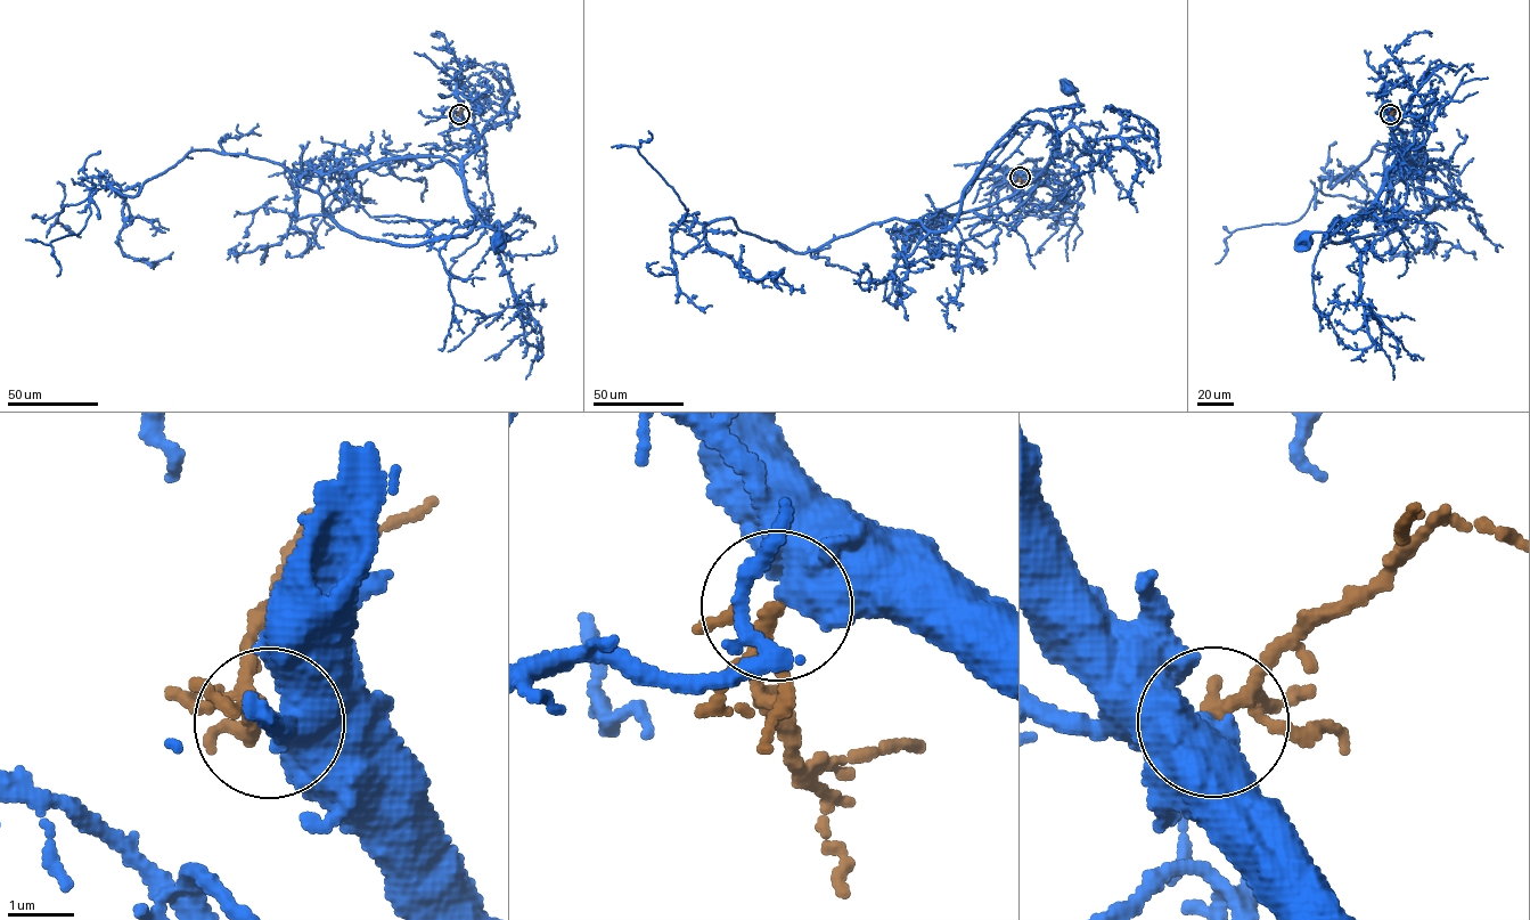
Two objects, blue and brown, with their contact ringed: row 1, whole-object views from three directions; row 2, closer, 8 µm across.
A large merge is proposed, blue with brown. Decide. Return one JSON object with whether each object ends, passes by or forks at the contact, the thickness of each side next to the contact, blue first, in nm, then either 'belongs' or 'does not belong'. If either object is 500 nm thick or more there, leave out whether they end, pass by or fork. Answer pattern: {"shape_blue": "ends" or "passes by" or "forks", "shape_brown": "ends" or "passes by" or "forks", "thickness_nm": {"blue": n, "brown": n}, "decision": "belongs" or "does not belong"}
{"thickness_nm": {"blue": 650, "brown": 130}, "decision": "belongs"}

